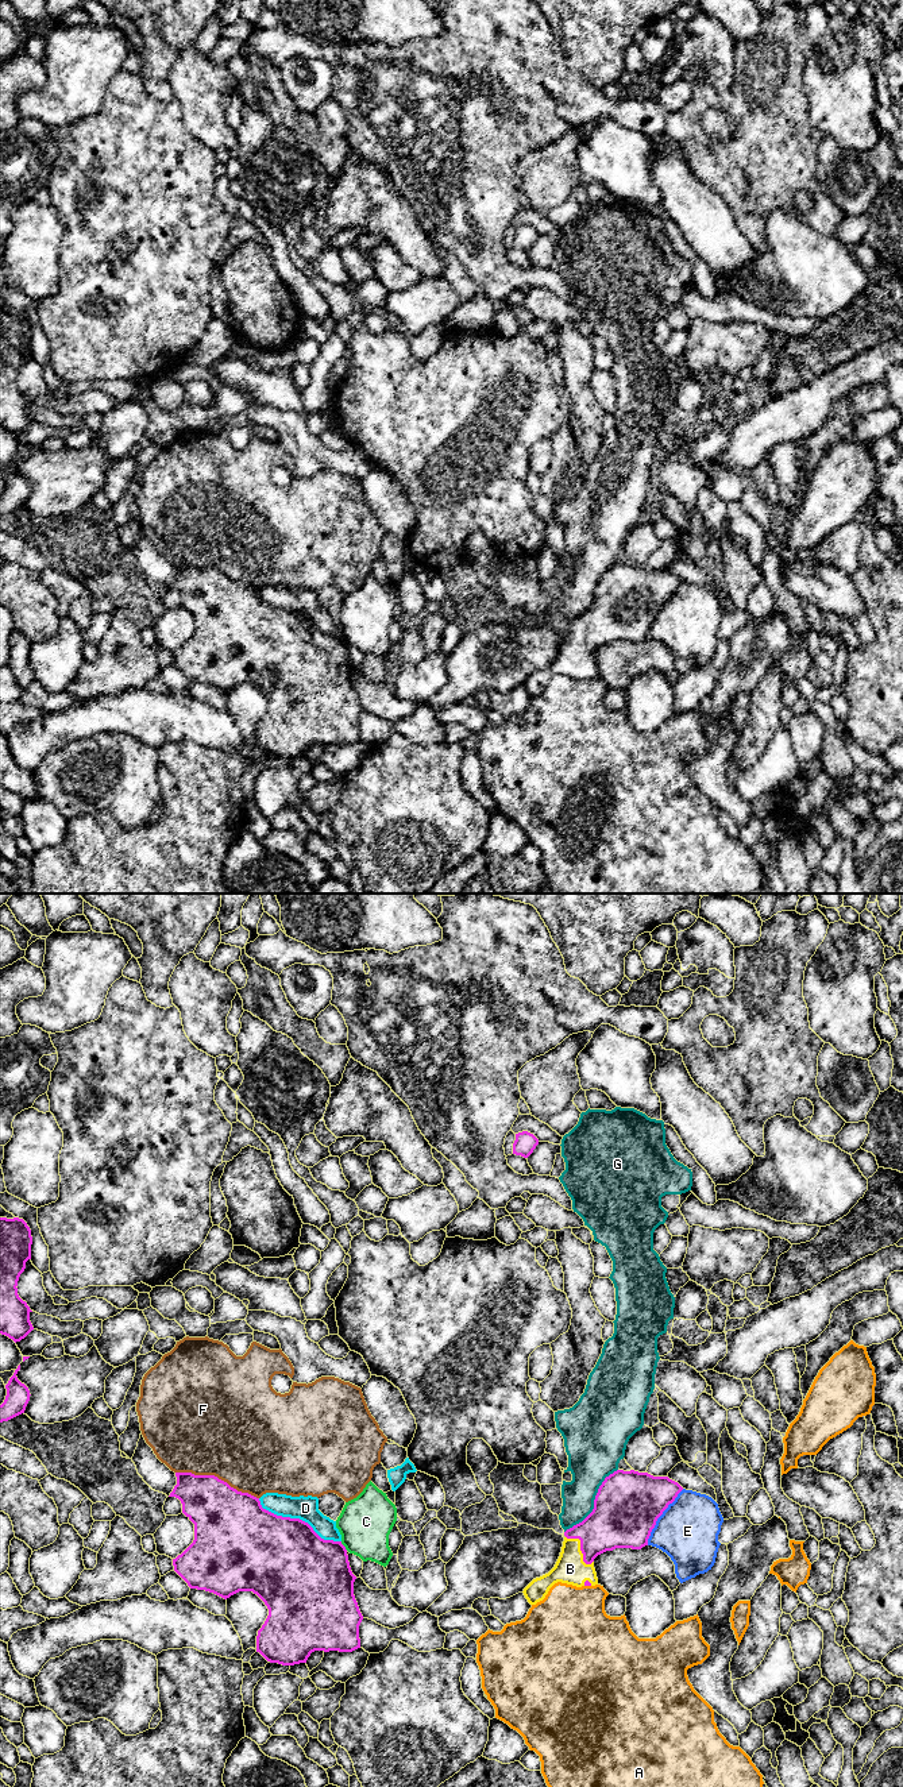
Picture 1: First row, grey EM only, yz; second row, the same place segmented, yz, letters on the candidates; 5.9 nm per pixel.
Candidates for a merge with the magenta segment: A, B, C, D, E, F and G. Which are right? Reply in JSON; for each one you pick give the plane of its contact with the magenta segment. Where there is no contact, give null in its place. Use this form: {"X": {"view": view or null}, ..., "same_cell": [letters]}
{"B": {"view": "yz"}, "same_cell": ["B"]}

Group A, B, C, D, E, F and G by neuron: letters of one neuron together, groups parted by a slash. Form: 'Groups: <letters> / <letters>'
Groups: A / B / C / D / E / F / G

